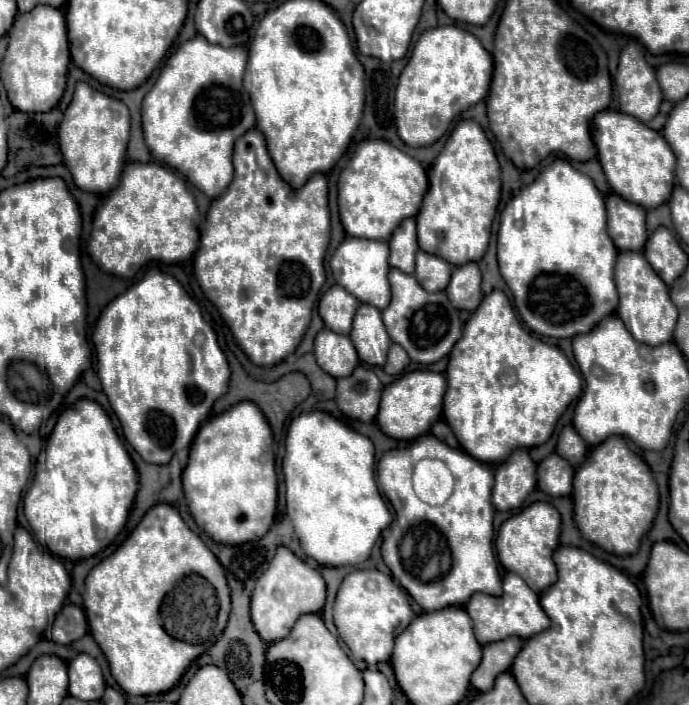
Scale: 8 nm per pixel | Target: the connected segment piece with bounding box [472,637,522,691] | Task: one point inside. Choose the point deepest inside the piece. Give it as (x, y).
(497, 657)

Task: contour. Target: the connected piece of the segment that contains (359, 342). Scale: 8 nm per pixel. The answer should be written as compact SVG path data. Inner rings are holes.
M362 303L354 317L350 339L354 341L358 357L364 363L368 363L372 367L384 365L388 347L390 347L390 337L384 329L380 309Z

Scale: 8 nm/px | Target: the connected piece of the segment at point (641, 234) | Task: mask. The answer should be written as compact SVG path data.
M618 195L606 197L608 233L620 251L642 251L646 243L646 211L640 205L630 205Z

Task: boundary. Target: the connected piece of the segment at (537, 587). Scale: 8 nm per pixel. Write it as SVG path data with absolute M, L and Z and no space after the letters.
M536 501L500 525L496 537L498 559L504 565L504 569L518 573L530 585L532 591L540 593L558 579L556 565L552 559L554 549L558 547L558 535L560 535L560 513L550 503Z

